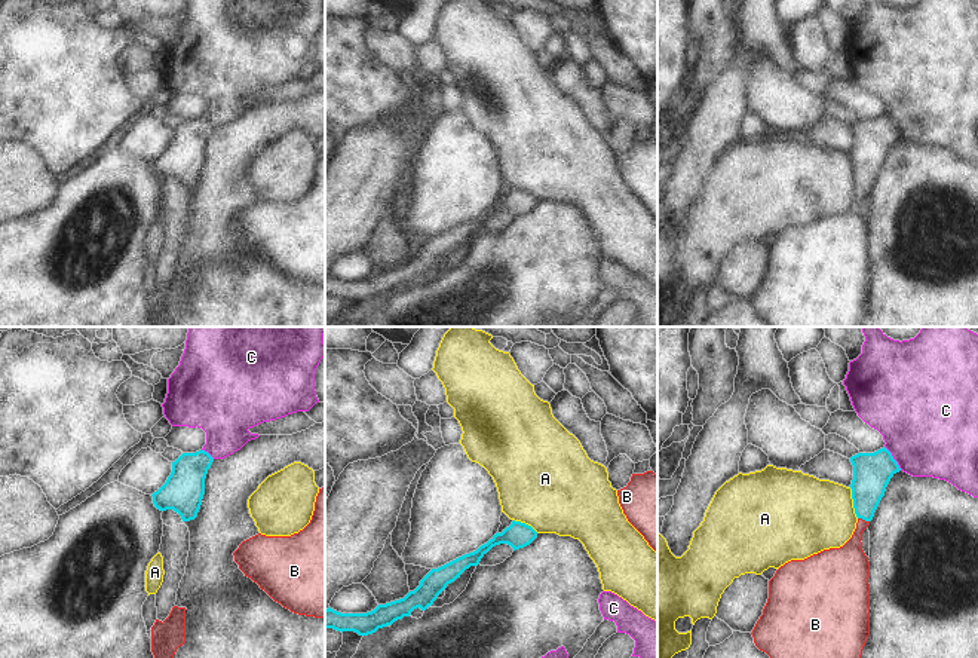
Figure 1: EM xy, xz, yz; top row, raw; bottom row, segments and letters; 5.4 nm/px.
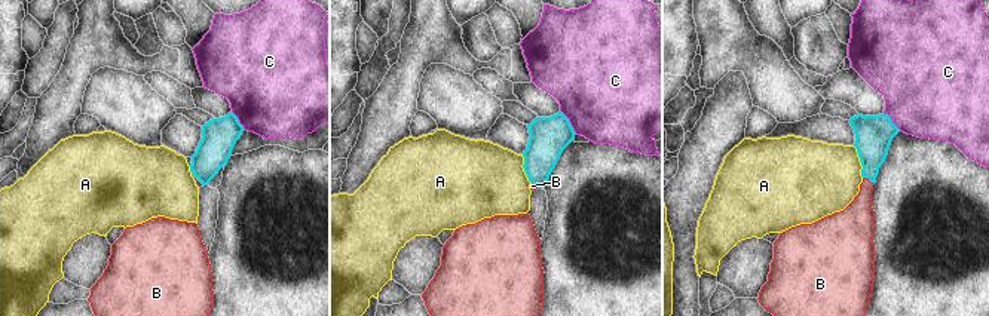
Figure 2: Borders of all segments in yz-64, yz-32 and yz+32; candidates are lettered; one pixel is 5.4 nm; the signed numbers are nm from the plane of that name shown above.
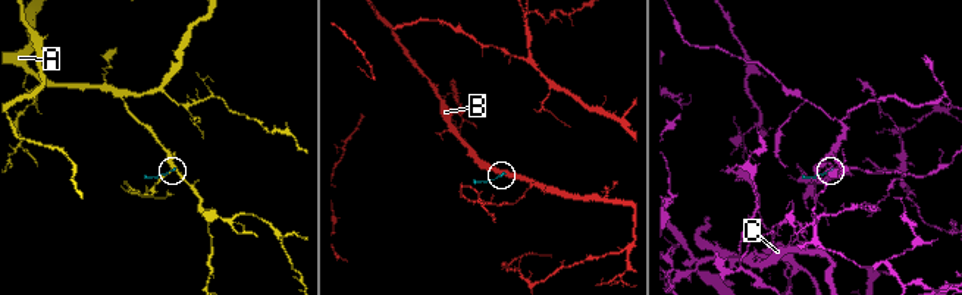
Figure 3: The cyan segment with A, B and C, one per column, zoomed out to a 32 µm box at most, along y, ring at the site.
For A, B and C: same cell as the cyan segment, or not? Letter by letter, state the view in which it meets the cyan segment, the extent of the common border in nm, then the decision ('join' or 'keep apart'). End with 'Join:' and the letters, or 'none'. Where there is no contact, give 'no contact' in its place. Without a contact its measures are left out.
A: yz | 180 nm | keep apart
B: yz | 70 nm | join
C: yz | 160 nm | keep apart
Join: B

